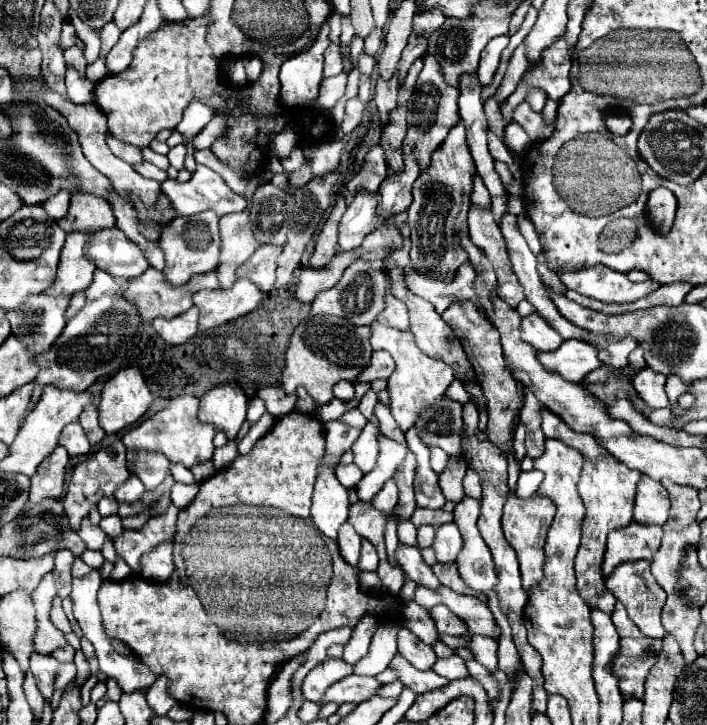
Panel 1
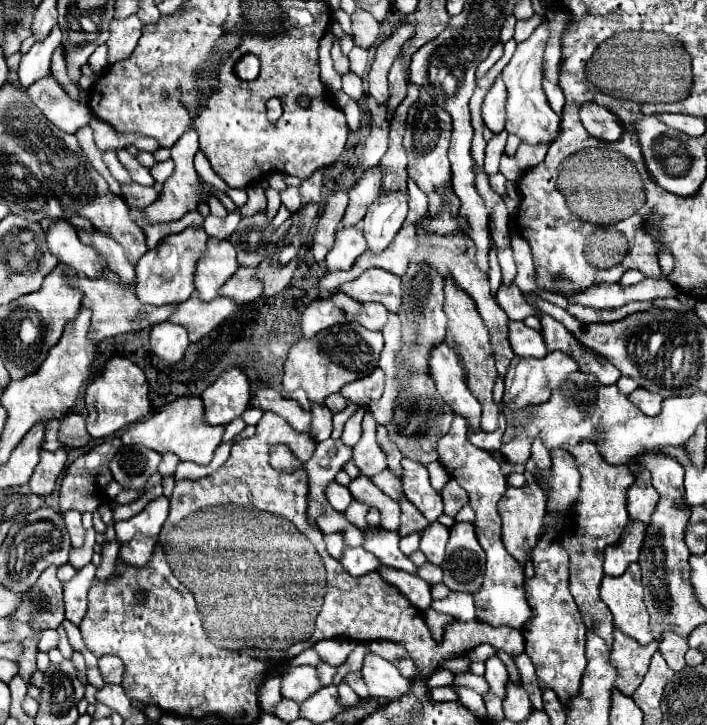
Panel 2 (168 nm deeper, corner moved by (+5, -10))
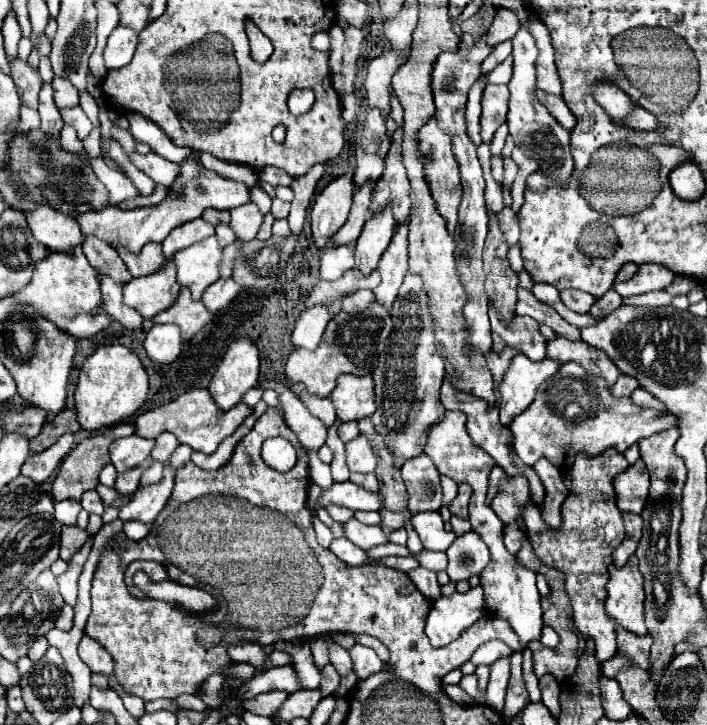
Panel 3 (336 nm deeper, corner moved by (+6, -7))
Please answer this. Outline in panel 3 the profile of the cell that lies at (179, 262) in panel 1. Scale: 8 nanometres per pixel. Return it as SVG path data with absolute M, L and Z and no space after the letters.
M167 259L159 271L133 277L123 289L123 301L129 307L135 307L143 317L155 317L157 313L171 307L183 289L175 279L175 271L175 261Z

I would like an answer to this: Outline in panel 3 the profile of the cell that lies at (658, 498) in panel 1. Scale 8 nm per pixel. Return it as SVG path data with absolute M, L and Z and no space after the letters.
M639 459L627 471L615 477L617 507L629 513L641 513L649 497L649 471Z

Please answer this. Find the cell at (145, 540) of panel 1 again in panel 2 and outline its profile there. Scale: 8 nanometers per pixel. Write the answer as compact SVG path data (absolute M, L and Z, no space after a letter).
M154 498L140 514L120 520L114 524L116 534L122 542L128 542L136 534L158 534L164 520L168 518L168 498Z

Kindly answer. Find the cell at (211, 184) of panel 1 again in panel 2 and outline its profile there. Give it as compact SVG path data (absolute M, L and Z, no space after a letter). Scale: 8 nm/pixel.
M230 212L226 218L218 218L218 216L210 214L204 222L204 230L212 238L230 238L230 234L236 230L238 222L240 222L238 212Z

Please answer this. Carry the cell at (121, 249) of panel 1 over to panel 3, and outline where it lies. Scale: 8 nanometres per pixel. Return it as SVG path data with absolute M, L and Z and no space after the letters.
M39 207L33 215L27 215L29 227L39 243L55 253L73 253L73 247L81 245L81 229L73 217L53 207Z

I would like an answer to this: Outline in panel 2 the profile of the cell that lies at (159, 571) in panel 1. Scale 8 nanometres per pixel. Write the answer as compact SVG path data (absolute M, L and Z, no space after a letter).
M134 536L130 542L122 544L120 548L120 558L132 566L146 566L146 562L150 560L152 556L152 550L154 550L154 538L152 536Z

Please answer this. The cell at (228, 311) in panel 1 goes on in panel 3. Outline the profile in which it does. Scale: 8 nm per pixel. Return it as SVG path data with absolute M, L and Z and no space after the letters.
M183 289L177 303L169 309L161 311L153 317L153 323L173 323L181 329L183 339L191 339L195 333L199 333L207 323L211 323L215 317L213 311L209 311L203 301L195 301L191 297L191 291Z

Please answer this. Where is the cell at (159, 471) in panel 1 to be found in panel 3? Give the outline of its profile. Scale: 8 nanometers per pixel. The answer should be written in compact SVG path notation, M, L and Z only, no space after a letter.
M131 435L131 437L125 437L125 439L117 439L109 447L111 463L115 465L117 473L135 469L135 467L143 465L145 459L149 459L153 445L155 445L153 439L147 441L147 439L141 439L137 435Z

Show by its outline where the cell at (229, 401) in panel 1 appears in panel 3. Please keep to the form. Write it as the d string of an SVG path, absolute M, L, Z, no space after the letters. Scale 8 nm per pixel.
M237 339L223 355L223 361L209 383L209 393L221 411L229 411L249 389L259 385L257 377L259 351L255 343L251 339Z

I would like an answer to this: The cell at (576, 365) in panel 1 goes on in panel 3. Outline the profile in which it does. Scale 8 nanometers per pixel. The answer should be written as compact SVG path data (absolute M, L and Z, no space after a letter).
M515 355L503 375L501 393L501 423L507 425L515 415L523 413L535 399L539 385L559 371L561 363L545 357L539 363L529 361L525 355Z

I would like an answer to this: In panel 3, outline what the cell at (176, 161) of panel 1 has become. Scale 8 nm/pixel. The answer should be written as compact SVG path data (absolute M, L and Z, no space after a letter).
M153 151L147 155L139 155L139 153L131 153L129 155L131 161L143 171L147 173L155 183L161 183L165 187L171 185L171 179L175 179L175 175L179 175L179 165L171 163L167 159L163 159L161 155L155 155Z

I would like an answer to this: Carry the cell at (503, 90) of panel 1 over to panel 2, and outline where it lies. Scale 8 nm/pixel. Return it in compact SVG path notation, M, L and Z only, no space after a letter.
M498 76L494 86L488 90L488 94L486 94L484 102L482 102L482 120L494 134L504 130L506 96L508 96L508 92L506 92L504 80L502 80L502 76Z

